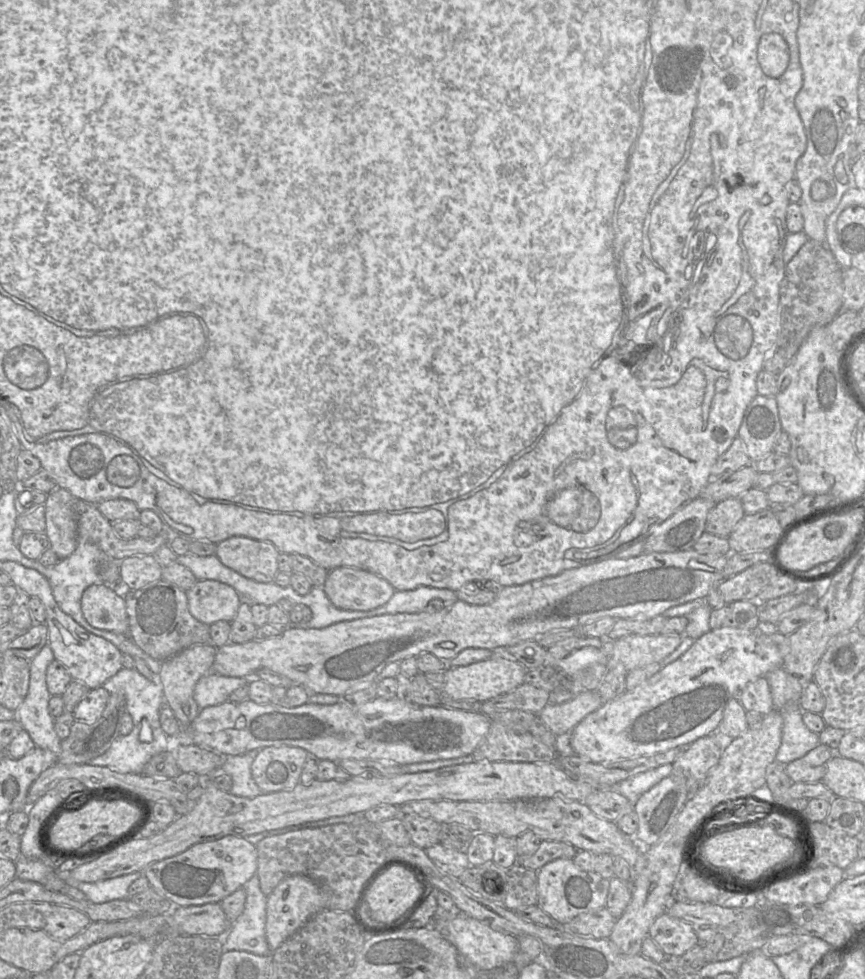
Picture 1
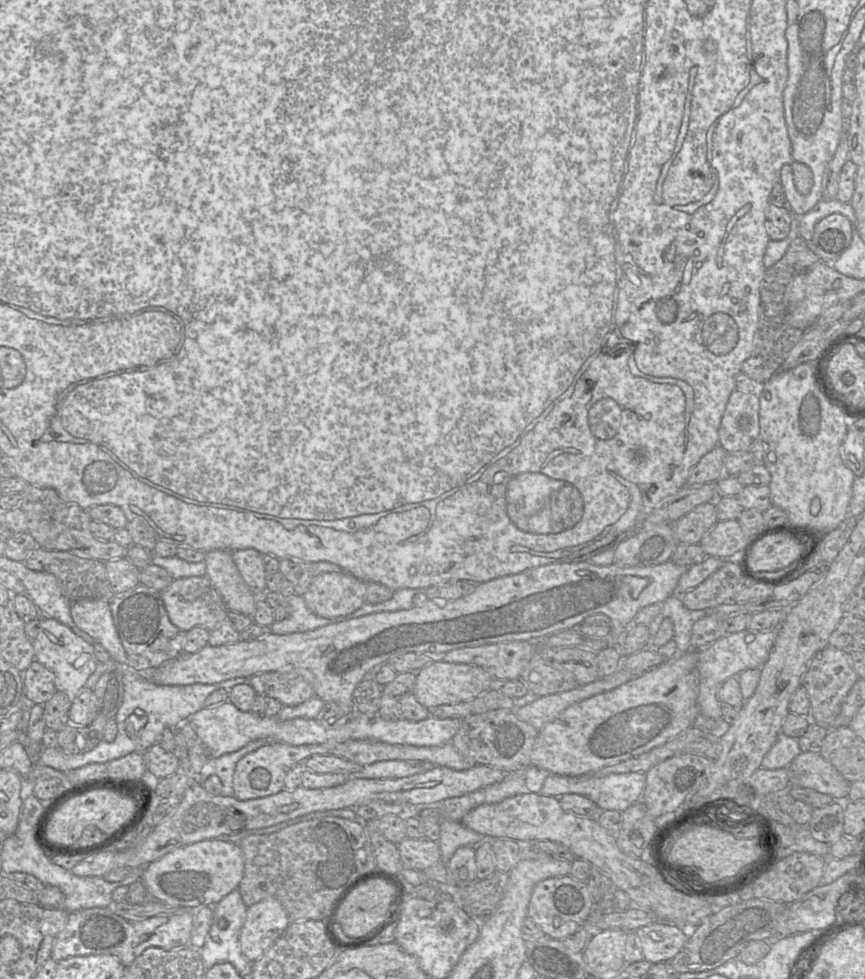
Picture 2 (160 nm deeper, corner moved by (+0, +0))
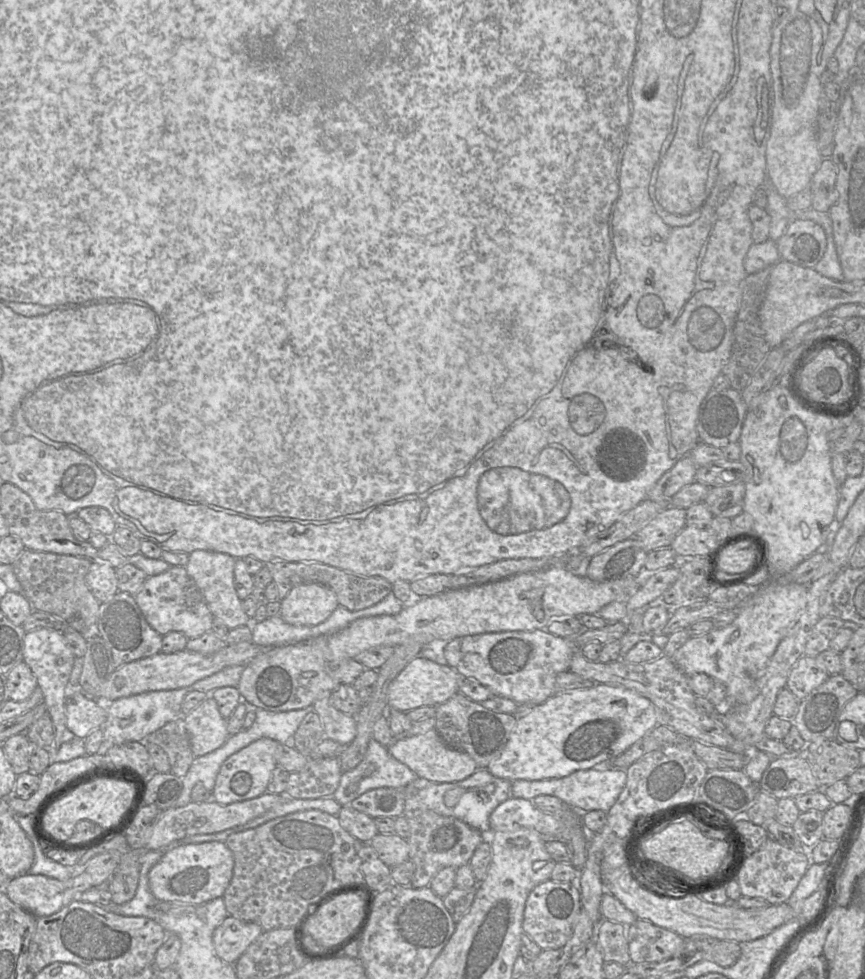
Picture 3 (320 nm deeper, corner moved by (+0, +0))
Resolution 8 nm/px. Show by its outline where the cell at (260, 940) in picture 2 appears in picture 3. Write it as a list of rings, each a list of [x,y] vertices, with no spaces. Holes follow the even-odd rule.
[[[228,916],[213,932],[215,952],[223,961],[234,963],[263,932],[256,923]]]

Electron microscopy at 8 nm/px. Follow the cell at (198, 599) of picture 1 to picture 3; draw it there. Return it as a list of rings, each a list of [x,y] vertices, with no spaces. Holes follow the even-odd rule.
[[[171,566],[163,573],[147,577],[134,597],[148,624],[162,636],[169,632],[182,632],[188,639],[197,638],[211,631],[215,621],[202,593],[182,566]]]

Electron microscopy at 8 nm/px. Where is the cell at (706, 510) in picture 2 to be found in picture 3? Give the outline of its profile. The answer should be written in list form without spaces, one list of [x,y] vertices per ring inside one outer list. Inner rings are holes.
[[[668,507],[630,538],[637,539],[647,552],[651,552],[670,547],[685,527],[686,509]]]

